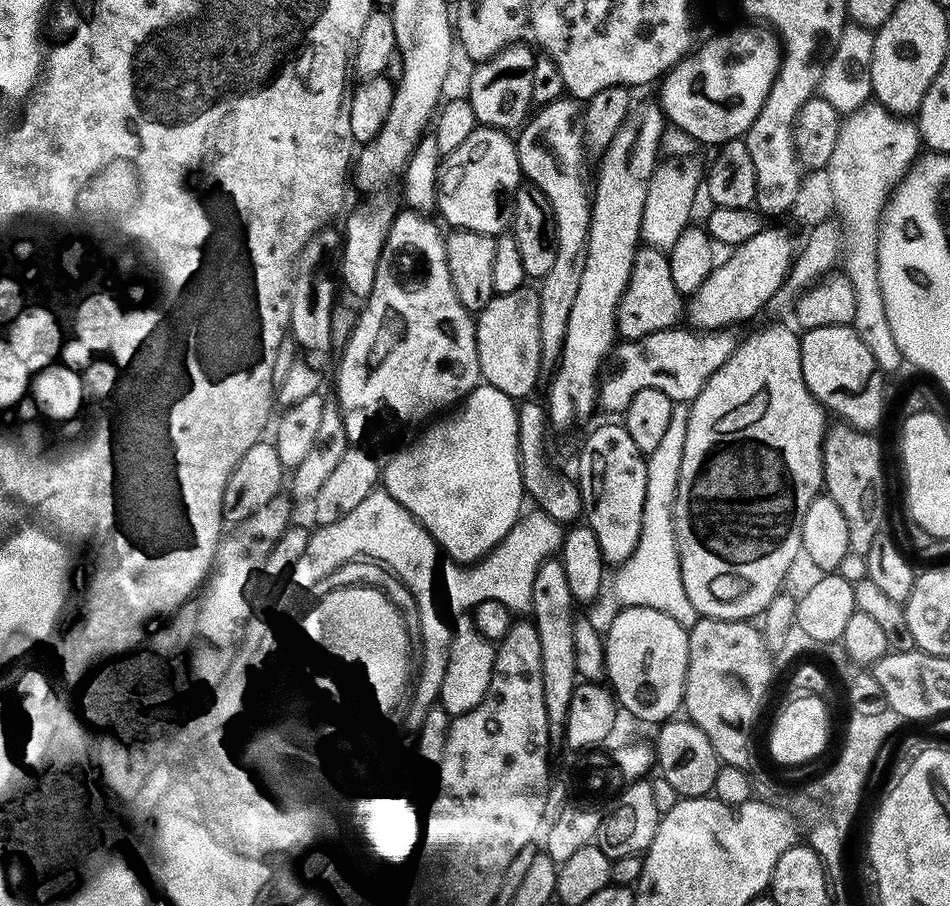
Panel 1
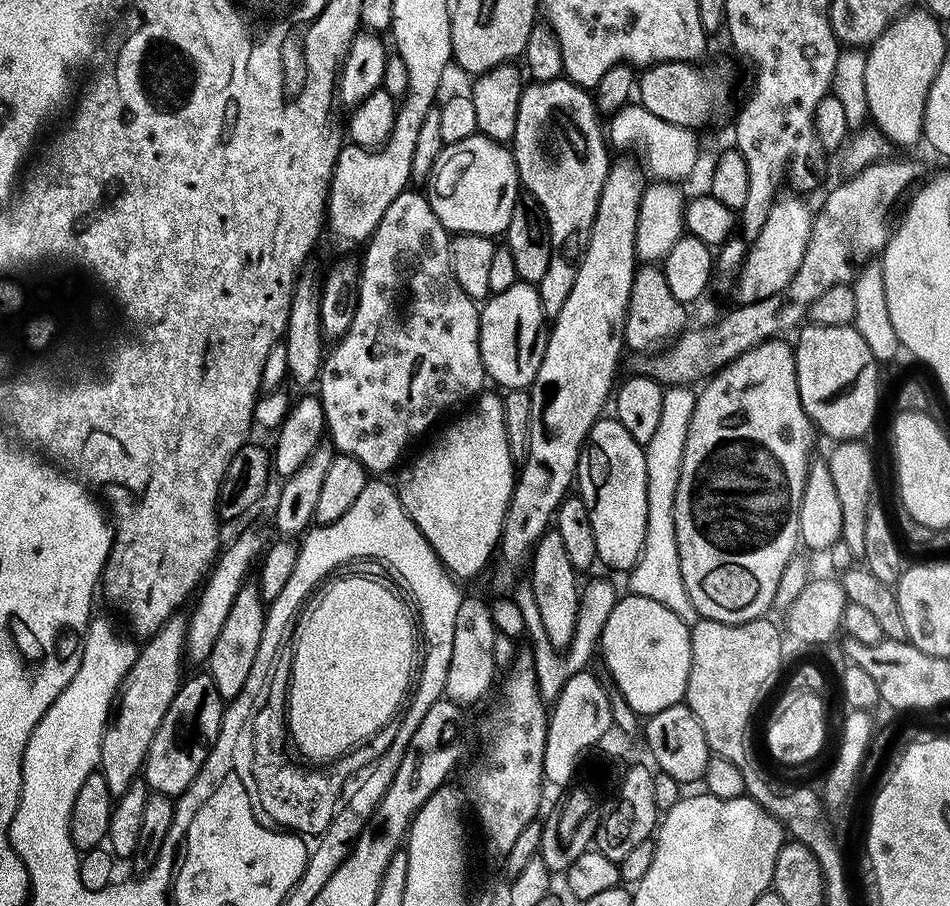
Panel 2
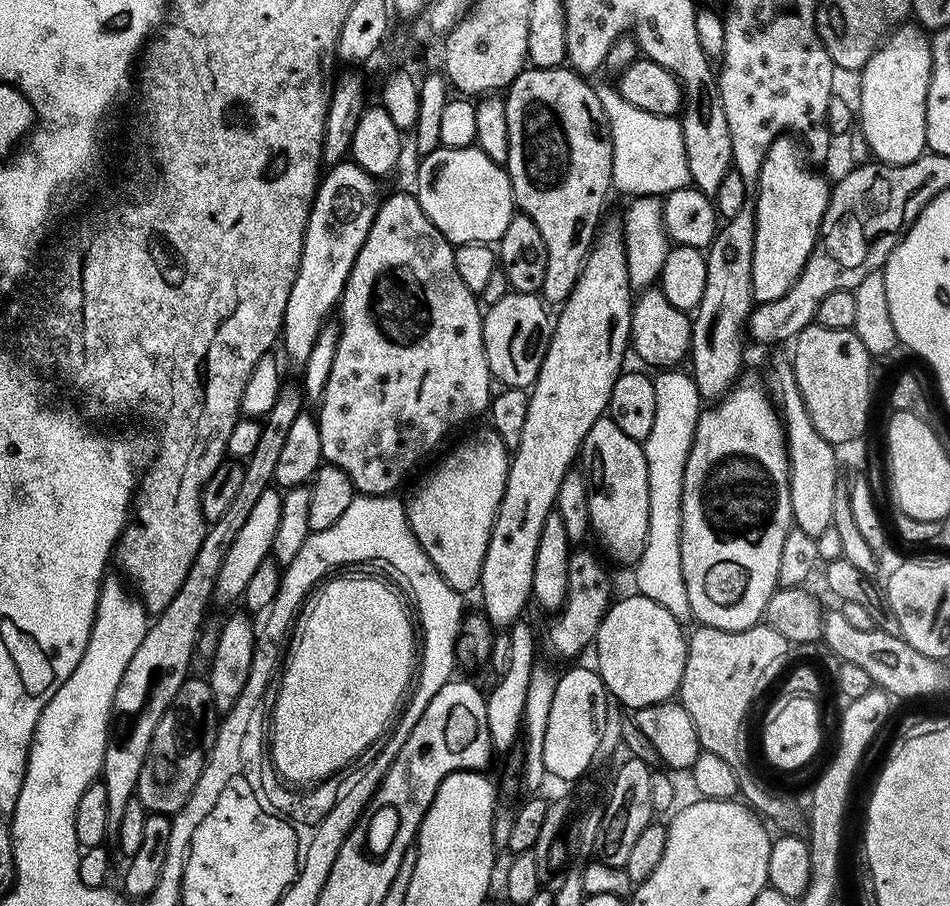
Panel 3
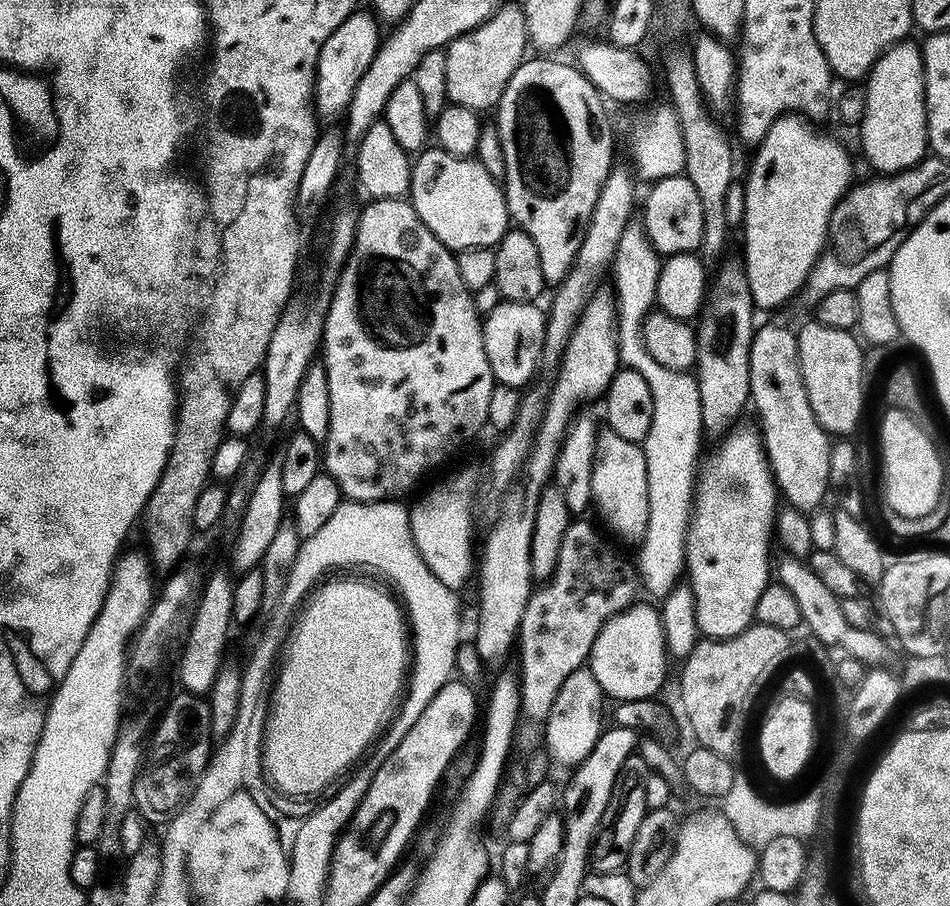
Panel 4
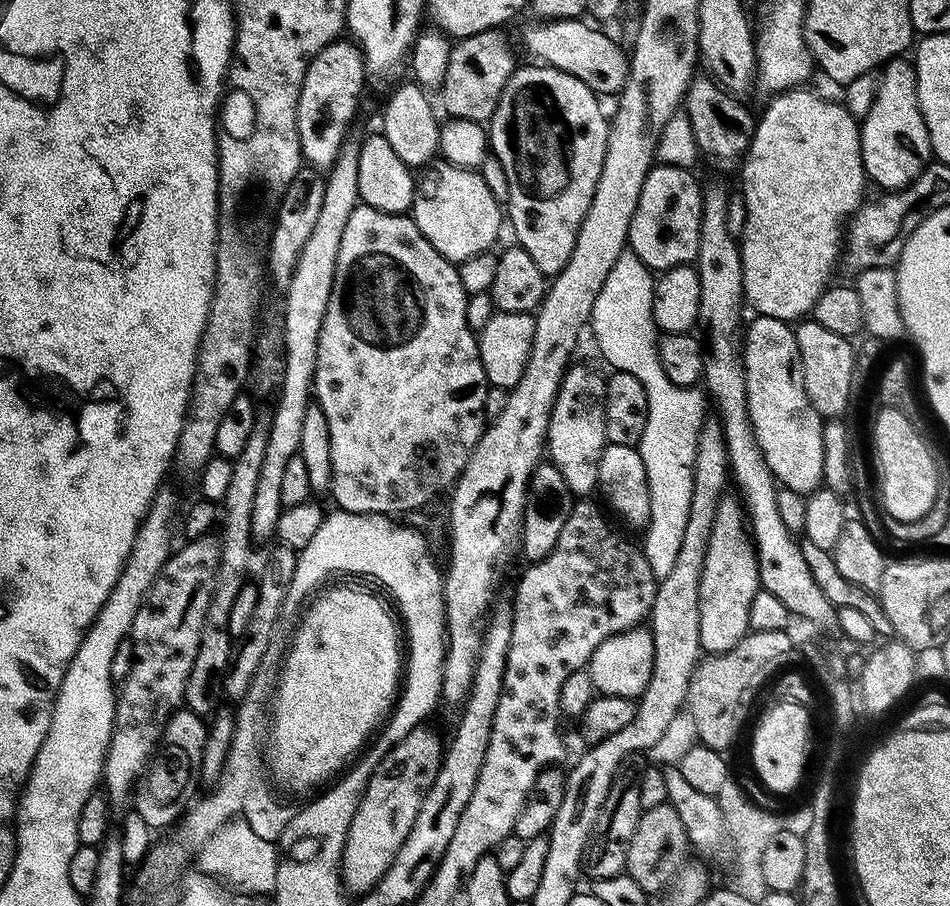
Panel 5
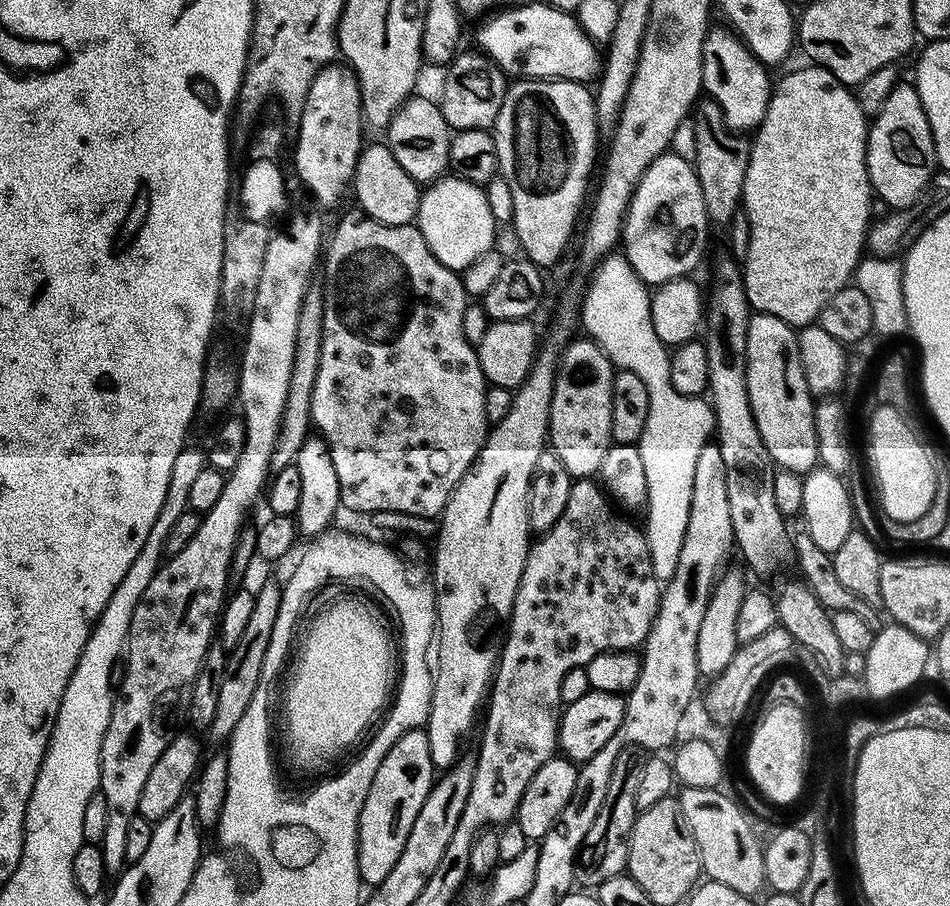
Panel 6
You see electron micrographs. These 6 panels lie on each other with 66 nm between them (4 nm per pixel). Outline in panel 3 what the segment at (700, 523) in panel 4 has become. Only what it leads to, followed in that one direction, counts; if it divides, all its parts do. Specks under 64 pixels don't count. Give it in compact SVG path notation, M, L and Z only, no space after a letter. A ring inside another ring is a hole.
M744 374L719 403L701 411L692 448L688 451L682 482L680 565L692 616L700 619L697 621L705 628L721 628L727 632L746 630L757 623L768 600L777 591L779 558L783 542L793 527L782 417L774 407L765 381Z

